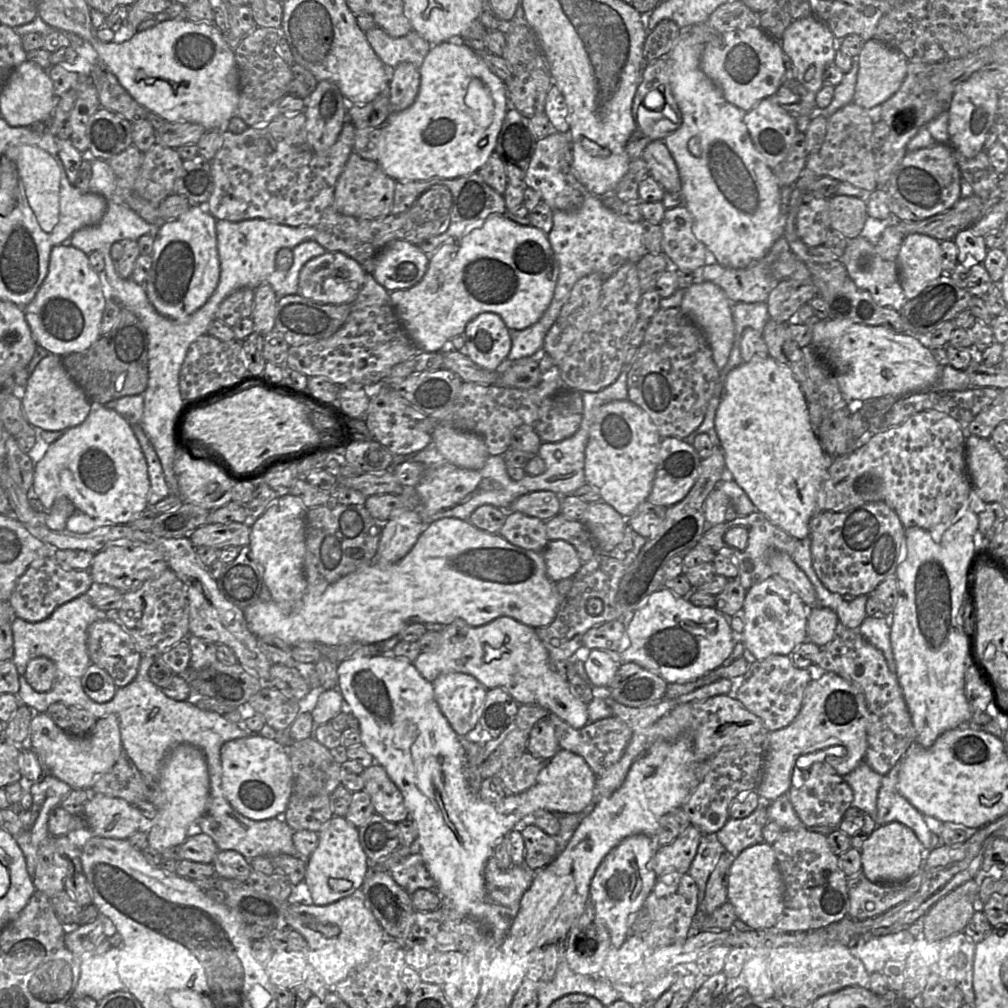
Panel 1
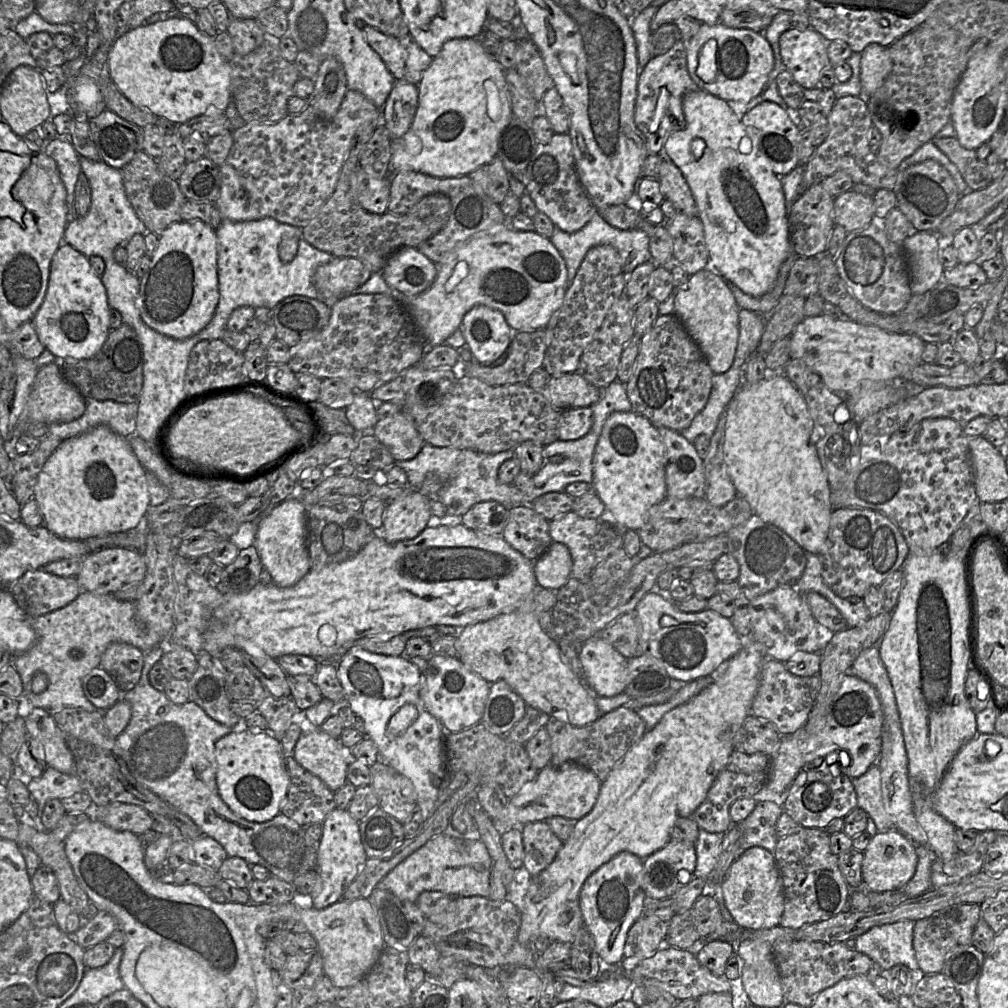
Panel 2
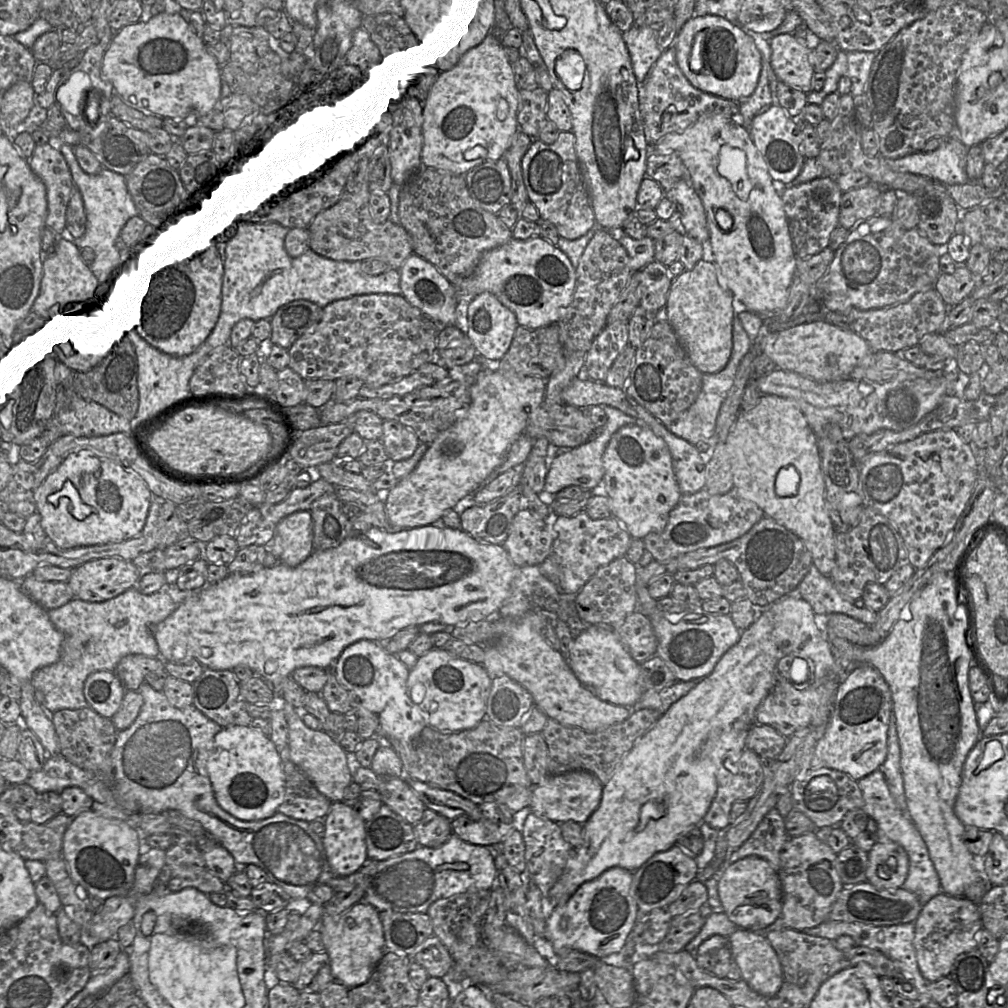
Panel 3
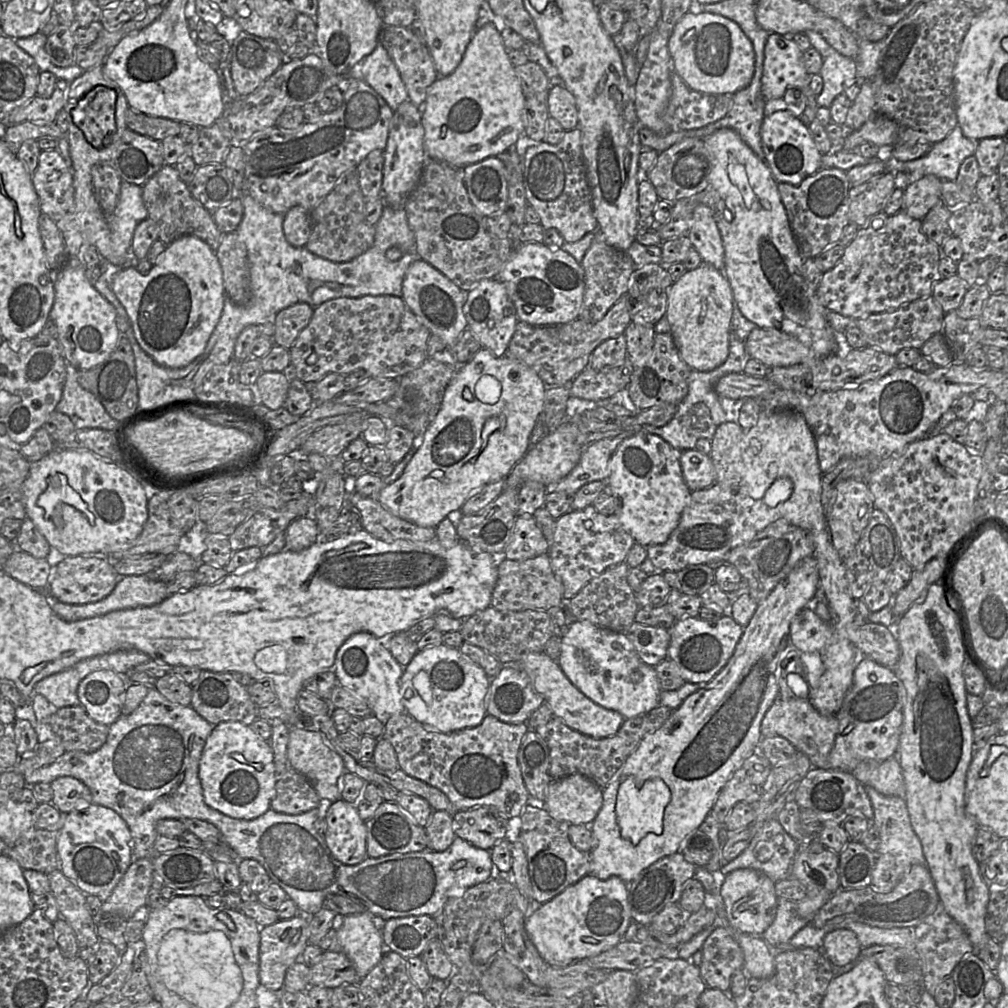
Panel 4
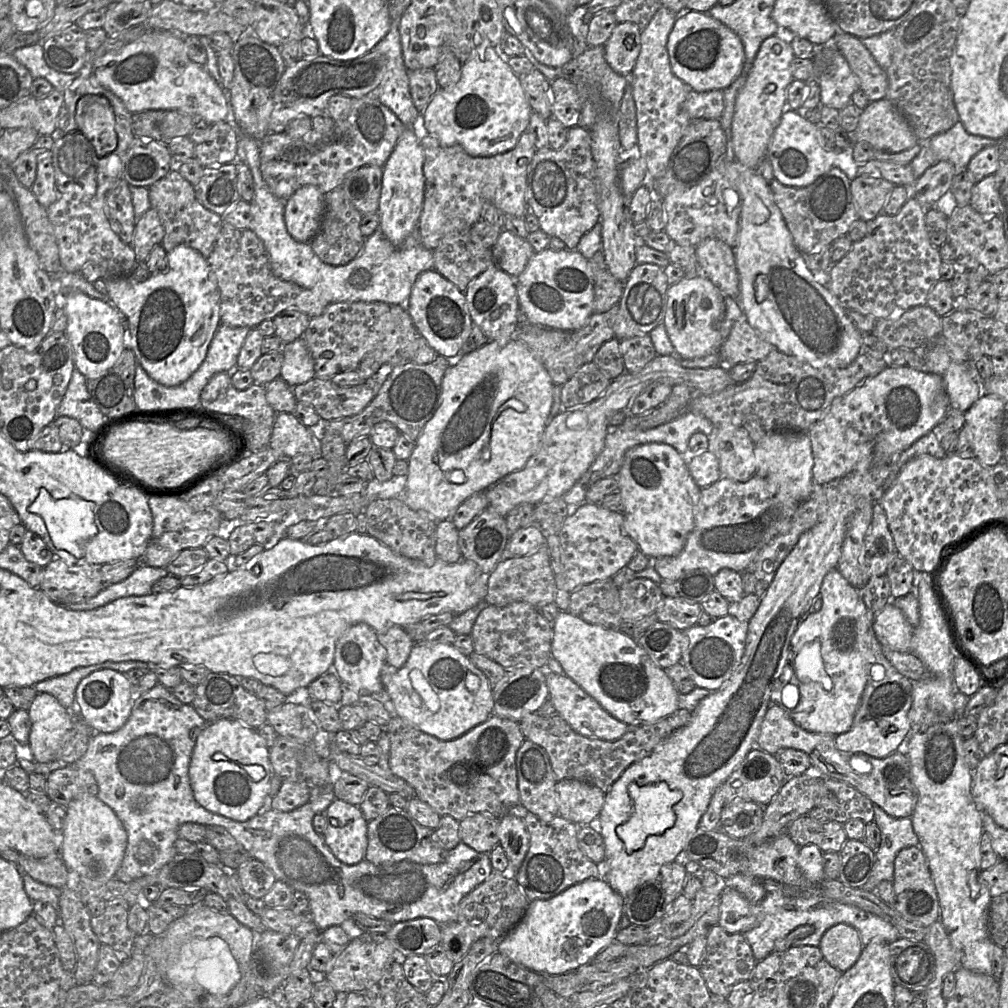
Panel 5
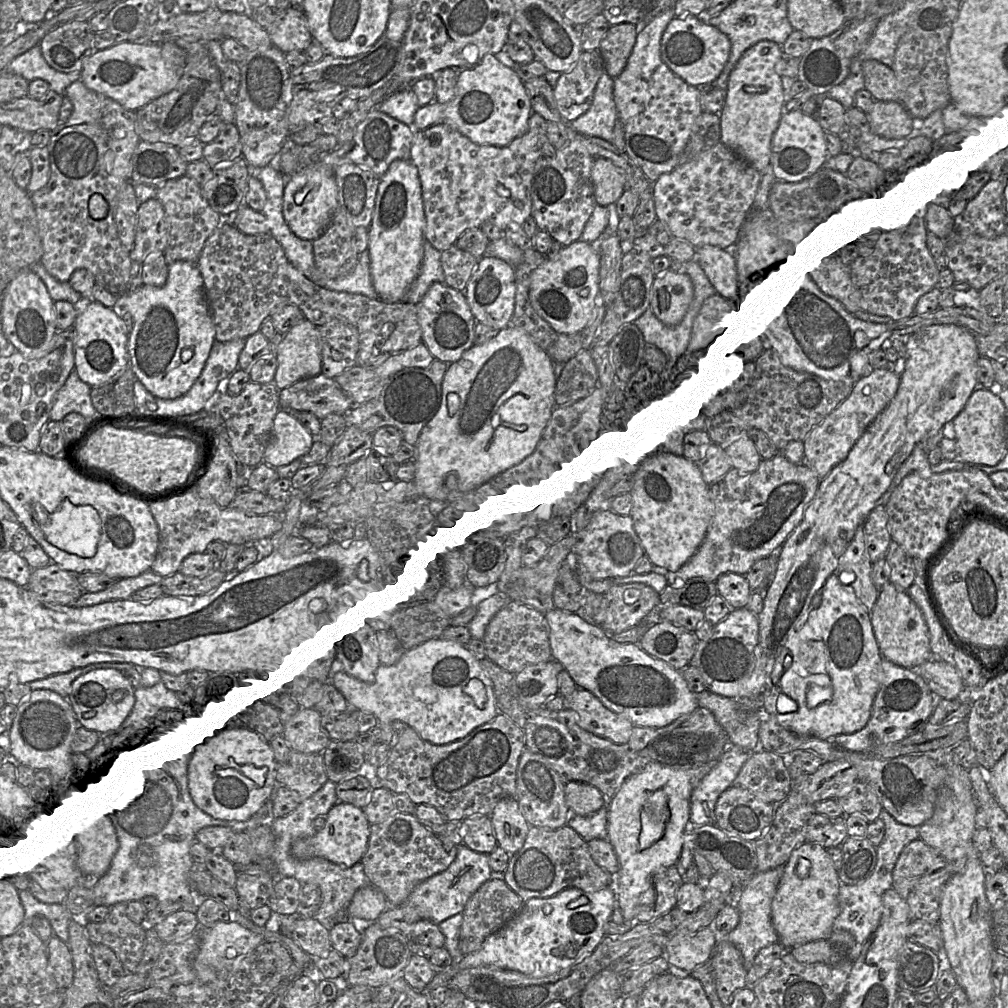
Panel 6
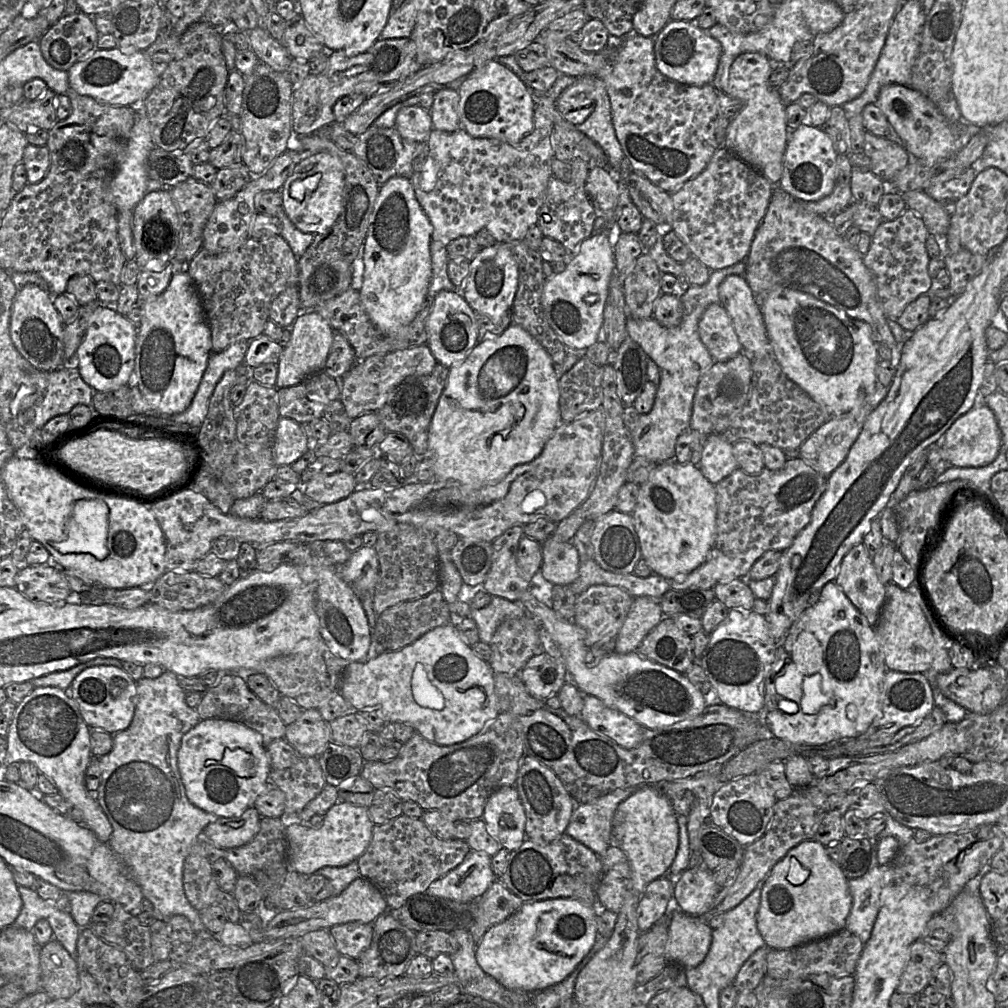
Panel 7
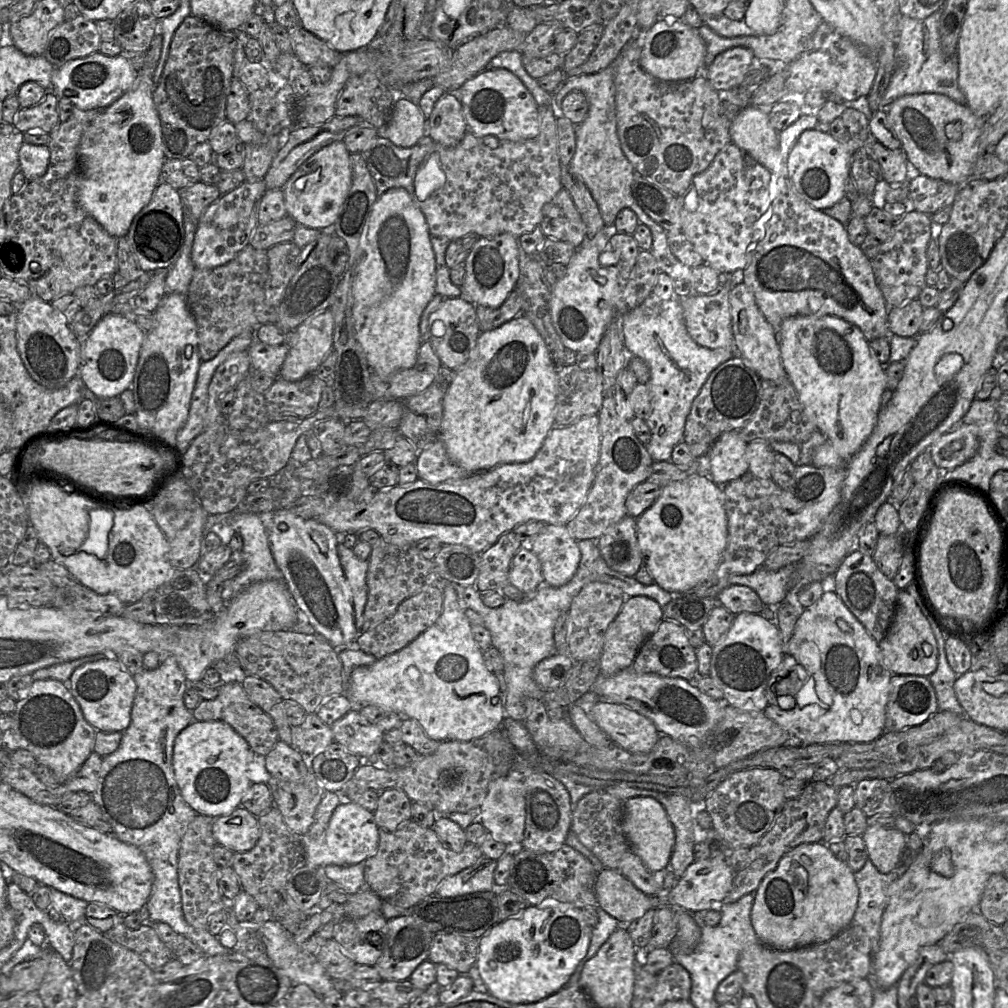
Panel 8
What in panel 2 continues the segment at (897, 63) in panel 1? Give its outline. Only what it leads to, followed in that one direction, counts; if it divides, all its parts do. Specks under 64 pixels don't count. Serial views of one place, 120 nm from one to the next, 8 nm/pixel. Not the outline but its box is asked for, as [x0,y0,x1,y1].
[860,44,893,97]

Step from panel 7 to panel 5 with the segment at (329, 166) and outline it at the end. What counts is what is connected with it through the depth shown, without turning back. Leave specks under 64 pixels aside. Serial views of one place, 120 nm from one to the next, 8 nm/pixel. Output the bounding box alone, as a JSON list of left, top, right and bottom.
[284,185,325,243]

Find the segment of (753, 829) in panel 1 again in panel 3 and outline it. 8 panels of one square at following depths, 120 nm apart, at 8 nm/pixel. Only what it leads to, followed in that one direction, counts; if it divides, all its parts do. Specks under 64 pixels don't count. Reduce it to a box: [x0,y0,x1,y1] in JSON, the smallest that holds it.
[723,807,789,871]

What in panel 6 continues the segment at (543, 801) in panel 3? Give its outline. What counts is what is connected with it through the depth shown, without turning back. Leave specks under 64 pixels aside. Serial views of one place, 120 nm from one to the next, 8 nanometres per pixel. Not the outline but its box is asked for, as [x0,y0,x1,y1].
[565,781,607,816]

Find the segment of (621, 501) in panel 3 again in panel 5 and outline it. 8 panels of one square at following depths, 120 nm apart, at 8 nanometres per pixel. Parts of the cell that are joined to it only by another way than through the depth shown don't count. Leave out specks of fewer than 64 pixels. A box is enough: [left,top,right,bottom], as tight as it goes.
[619,443,701,567]

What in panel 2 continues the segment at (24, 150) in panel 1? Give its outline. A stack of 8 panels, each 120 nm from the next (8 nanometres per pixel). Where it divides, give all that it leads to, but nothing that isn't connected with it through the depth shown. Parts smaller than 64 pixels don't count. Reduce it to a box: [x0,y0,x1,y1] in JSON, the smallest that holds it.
[12,163,54,203]

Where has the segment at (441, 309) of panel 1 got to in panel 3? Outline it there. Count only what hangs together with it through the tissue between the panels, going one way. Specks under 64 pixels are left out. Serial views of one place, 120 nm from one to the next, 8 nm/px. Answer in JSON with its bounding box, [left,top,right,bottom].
[455,236,576,329]

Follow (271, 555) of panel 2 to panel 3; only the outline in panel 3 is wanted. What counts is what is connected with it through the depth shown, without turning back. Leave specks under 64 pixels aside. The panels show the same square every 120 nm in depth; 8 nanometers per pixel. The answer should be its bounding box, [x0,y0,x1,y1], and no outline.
[264,511,314,567]

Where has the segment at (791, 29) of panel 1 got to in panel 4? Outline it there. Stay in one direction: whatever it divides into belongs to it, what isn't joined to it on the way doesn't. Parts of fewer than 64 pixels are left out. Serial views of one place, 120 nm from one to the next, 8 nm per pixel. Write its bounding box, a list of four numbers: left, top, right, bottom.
[761,33,819,123]

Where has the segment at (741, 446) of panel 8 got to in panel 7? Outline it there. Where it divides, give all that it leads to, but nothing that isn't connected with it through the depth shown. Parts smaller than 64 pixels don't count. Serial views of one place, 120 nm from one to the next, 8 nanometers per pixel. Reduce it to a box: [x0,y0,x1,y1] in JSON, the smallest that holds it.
[699,434,738,485]

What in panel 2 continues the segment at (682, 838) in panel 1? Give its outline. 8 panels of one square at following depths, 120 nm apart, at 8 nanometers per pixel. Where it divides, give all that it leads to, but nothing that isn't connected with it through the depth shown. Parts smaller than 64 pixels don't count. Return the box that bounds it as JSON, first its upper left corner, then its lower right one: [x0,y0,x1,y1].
[642,838,695,899]

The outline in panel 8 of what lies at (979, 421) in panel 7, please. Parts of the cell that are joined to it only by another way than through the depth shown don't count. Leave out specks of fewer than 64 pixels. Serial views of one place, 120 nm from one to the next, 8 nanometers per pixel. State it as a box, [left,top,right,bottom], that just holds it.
[929,422,978,470]

